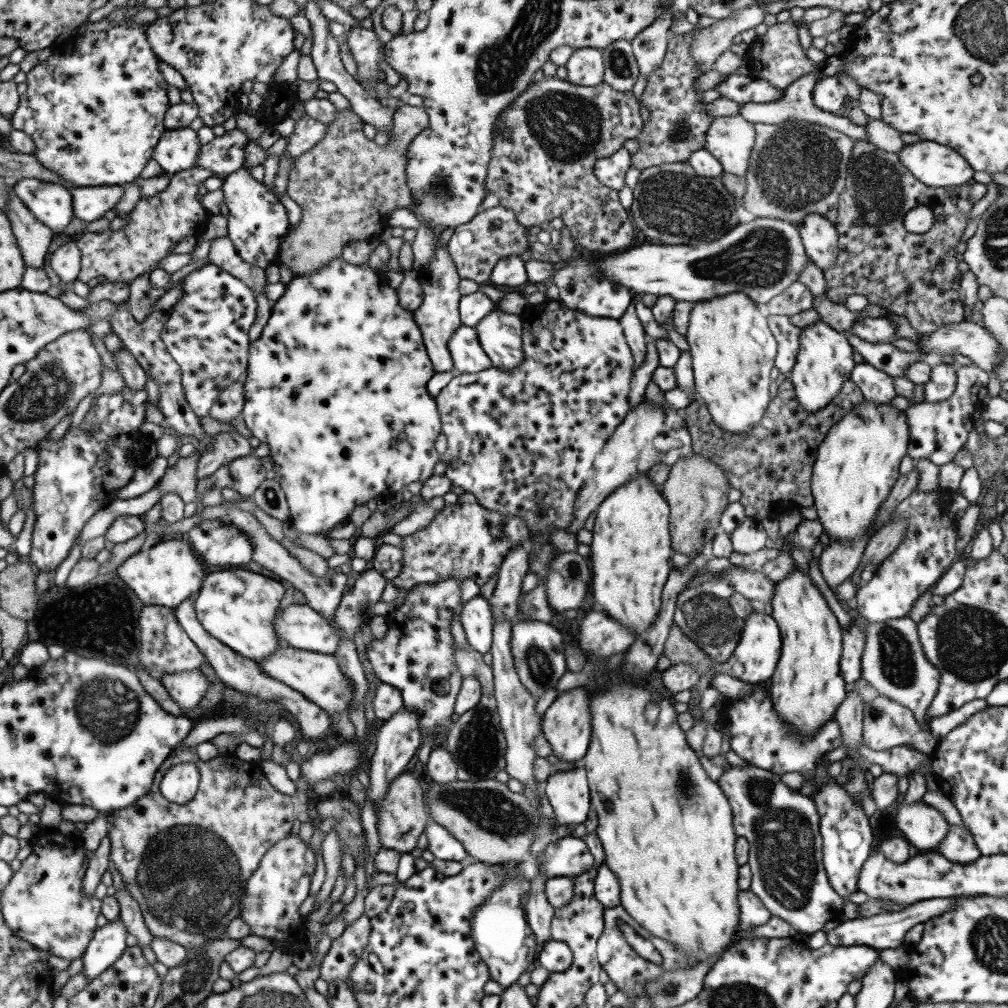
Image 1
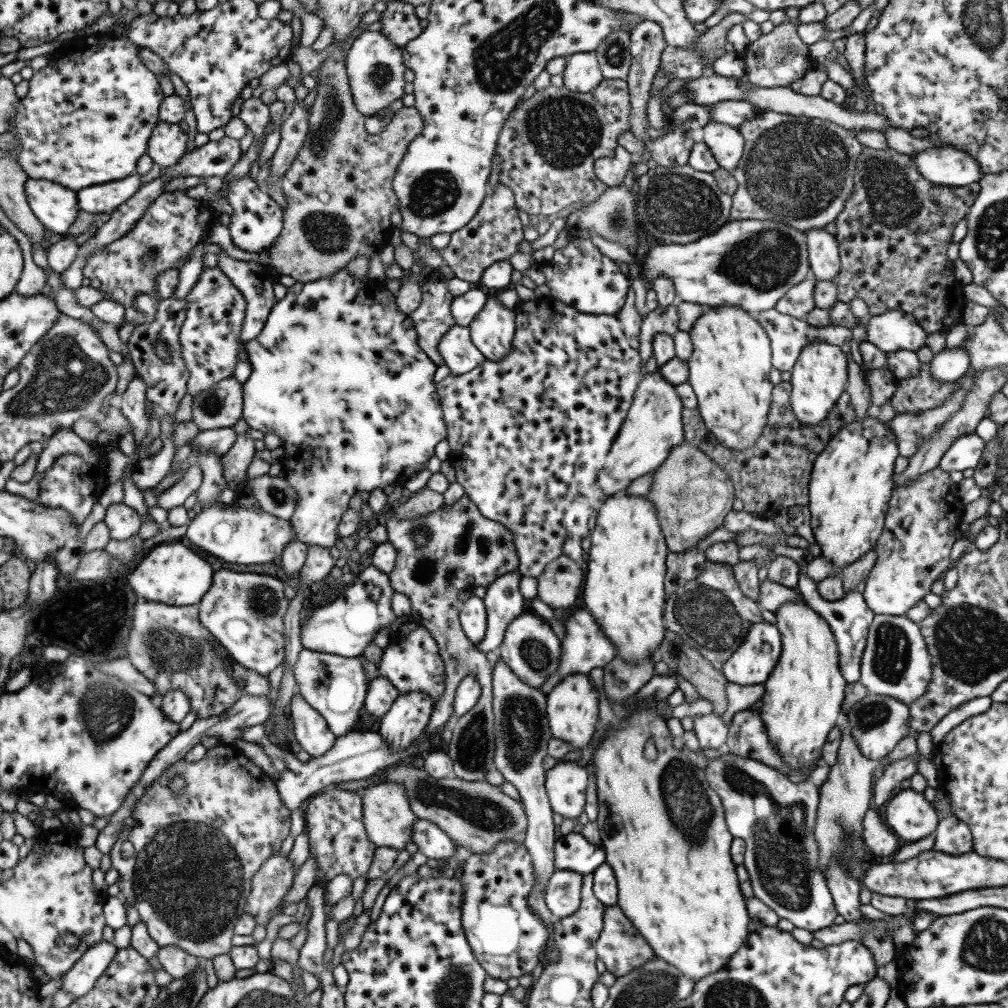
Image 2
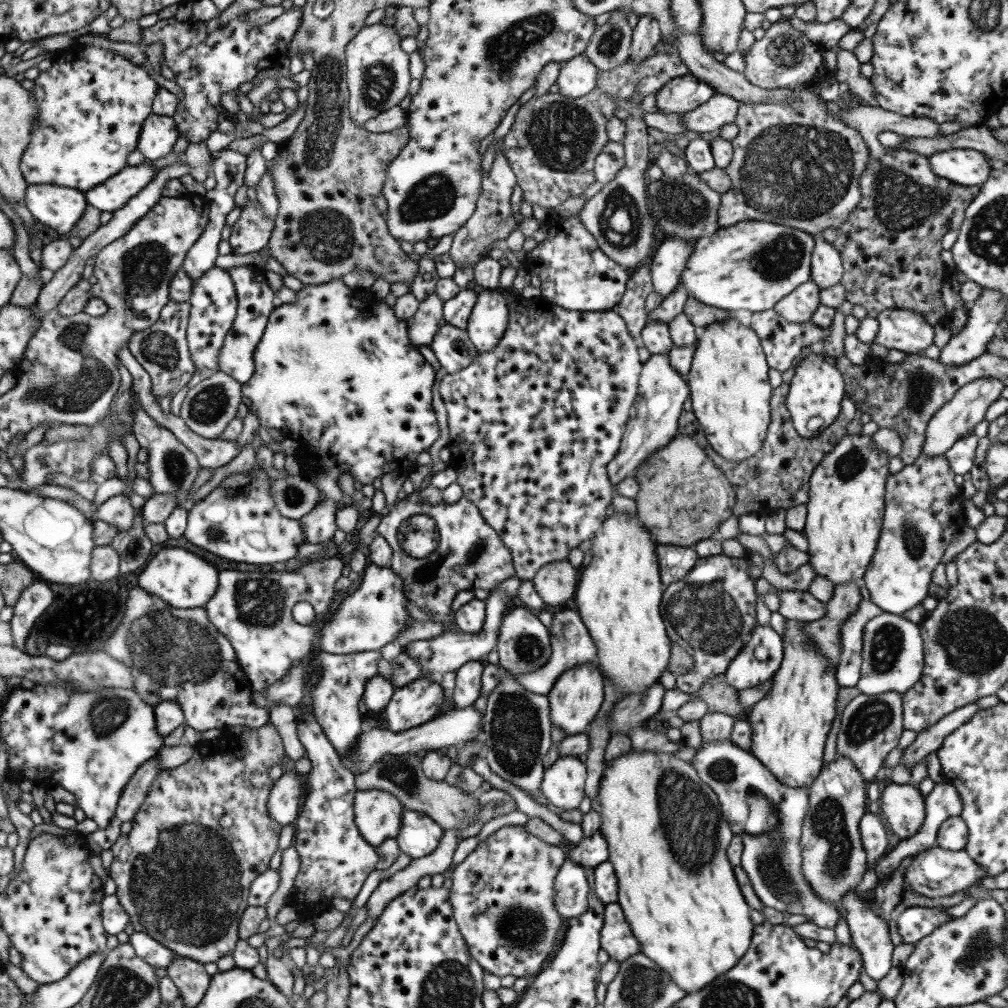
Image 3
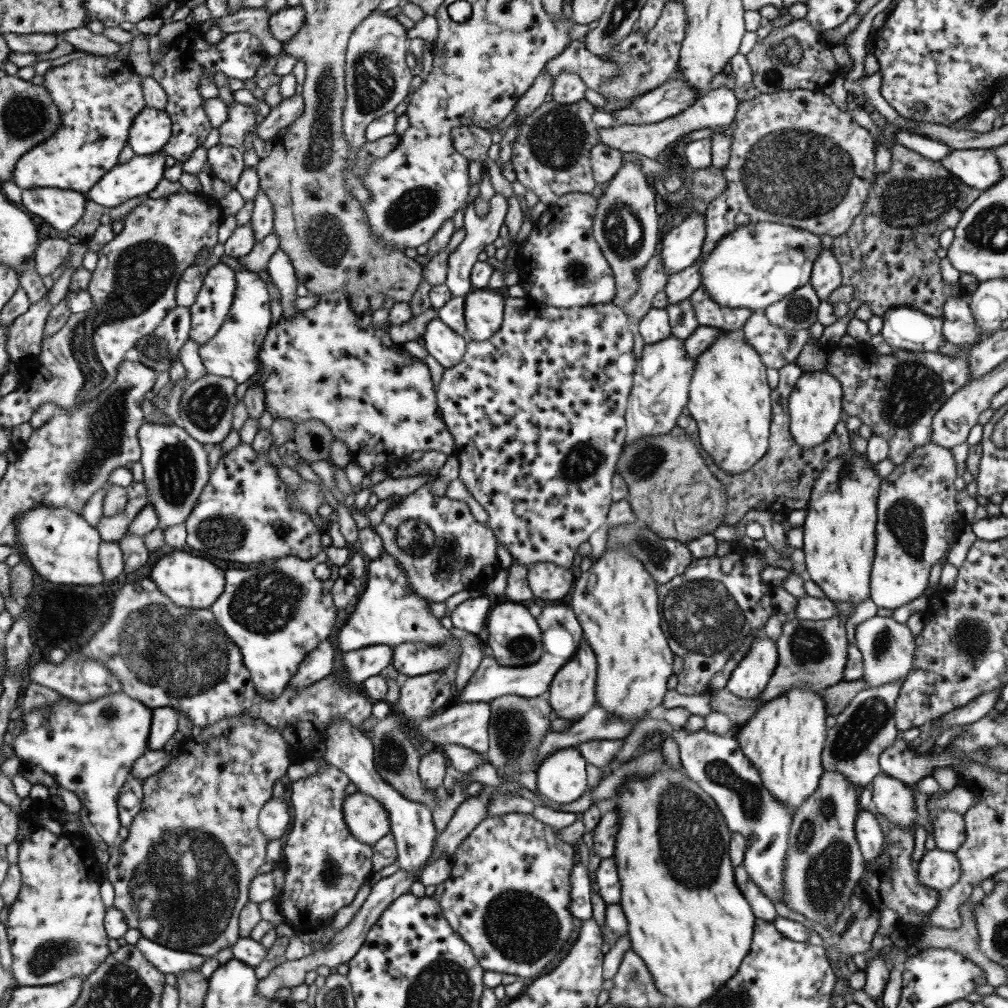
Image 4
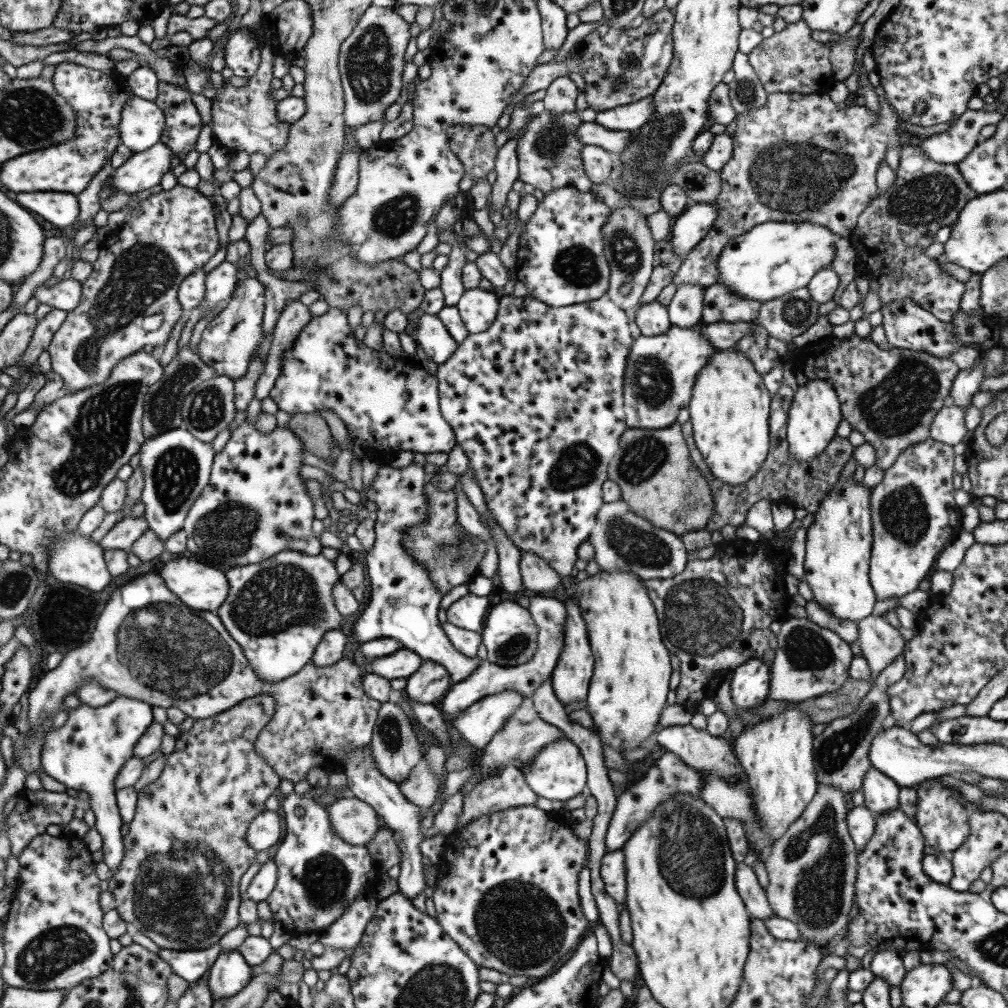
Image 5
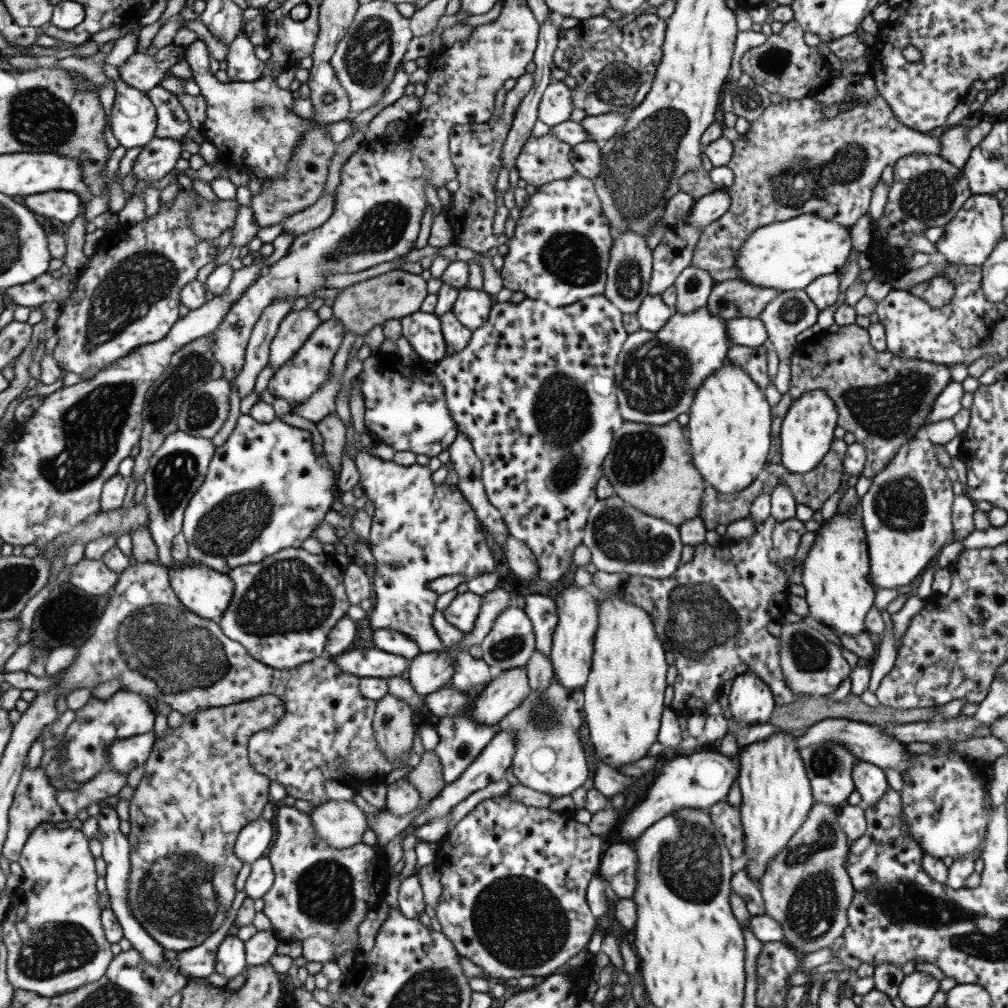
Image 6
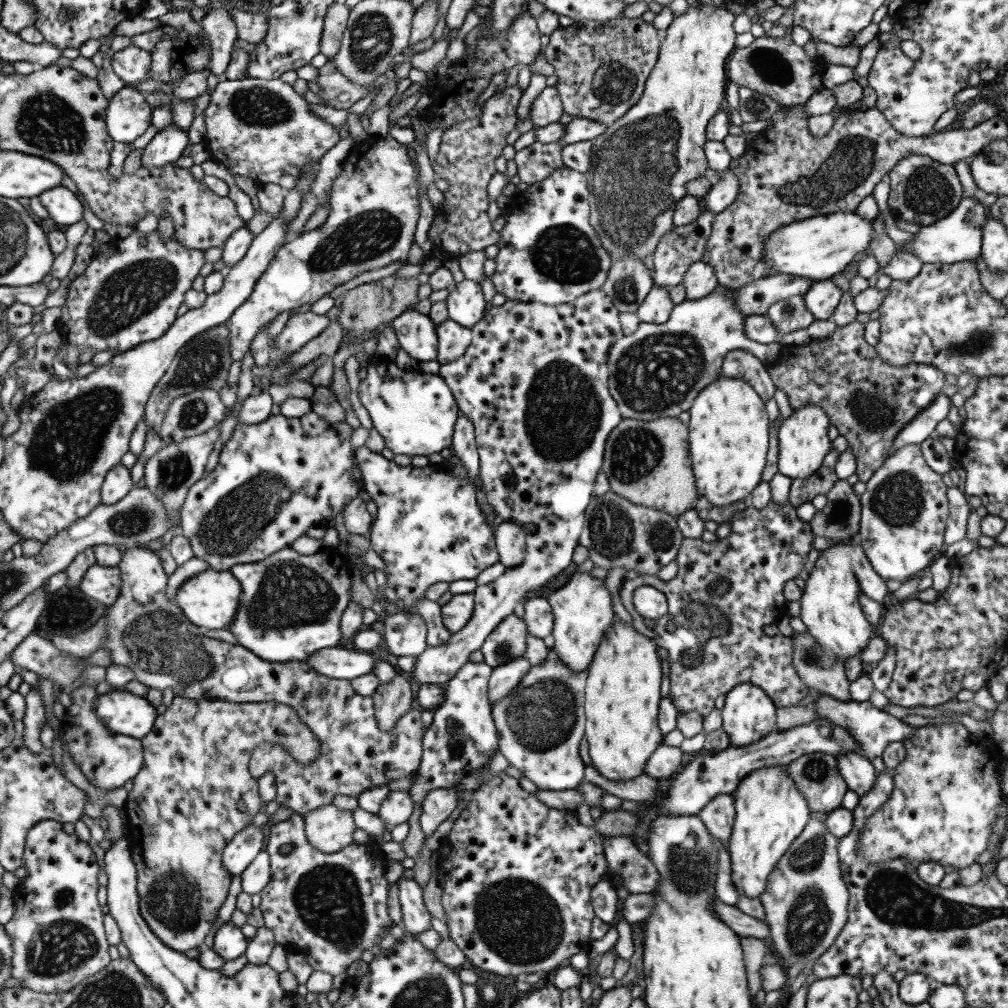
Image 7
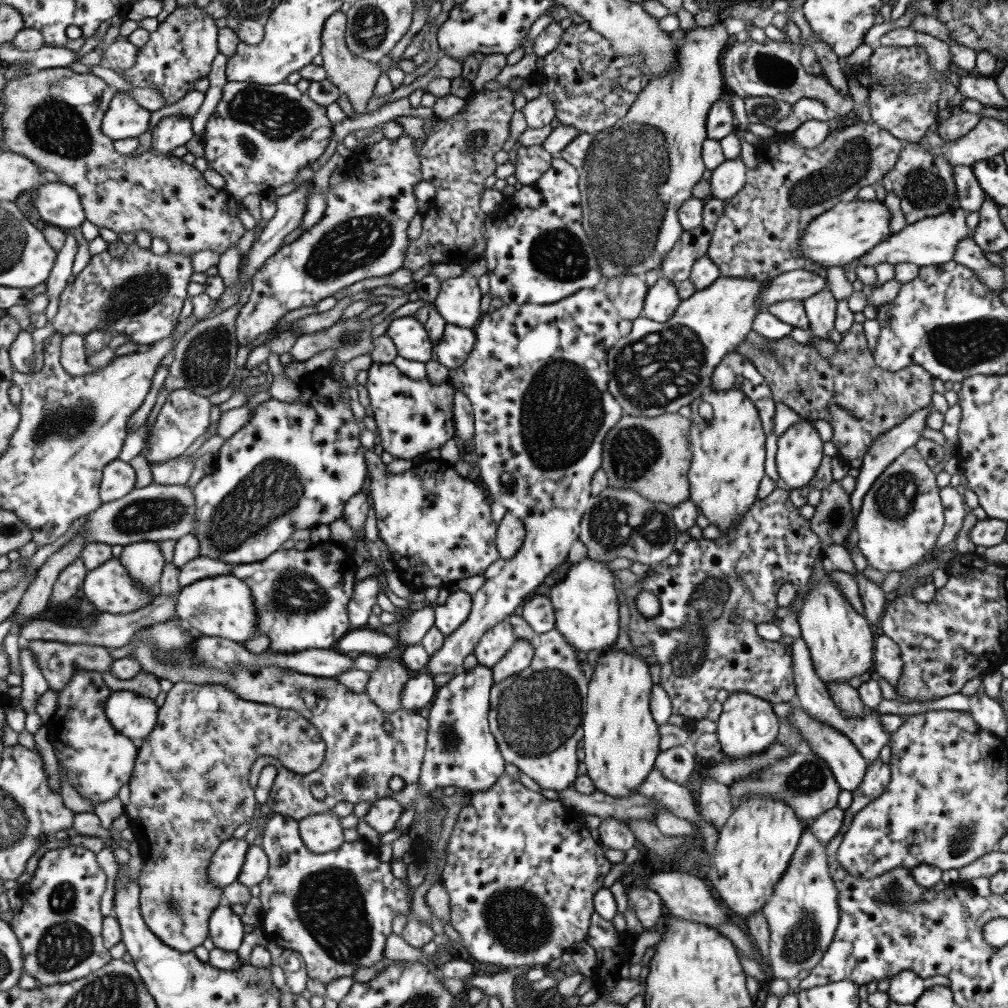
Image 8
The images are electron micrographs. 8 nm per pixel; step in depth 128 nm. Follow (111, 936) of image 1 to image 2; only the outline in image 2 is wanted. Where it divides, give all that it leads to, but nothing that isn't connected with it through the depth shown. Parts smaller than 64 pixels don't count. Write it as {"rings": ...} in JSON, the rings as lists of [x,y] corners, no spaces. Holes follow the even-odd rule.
{"rings":[[[101,940],[98,944],[85,949],[83,955],[63,974],[59,990],[72,994],[72,998],[81,998],[95,984],[95,981],[107,969],[117,948],[111,942]]]}

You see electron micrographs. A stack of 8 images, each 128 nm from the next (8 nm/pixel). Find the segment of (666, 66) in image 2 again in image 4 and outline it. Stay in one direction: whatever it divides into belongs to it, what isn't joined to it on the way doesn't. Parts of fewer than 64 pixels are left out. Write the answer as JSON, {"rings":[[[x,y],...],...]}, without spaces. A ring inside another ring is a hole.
{"rings":[[[573,41],[560,55],[545,63],[541,71],[547,71],[551,77],[563,71],[577,73],[589,90],[599,93],[603,80],[615,78],[621,74],[621,67],[613,61],[601,61],[584,48],[584,42]]]}

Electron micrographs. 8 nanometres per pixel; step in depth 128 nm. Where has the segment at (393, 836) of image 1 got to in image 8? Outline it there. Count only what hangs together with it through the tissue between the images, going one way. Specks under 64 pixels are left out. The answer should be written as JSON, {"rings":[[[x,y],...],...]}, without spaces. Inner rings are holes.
{"rings":[[[331,810],[306,816],[297,821],[298,833],[307,850],[323,854],[343,844],[343,829],[339,817]]]}

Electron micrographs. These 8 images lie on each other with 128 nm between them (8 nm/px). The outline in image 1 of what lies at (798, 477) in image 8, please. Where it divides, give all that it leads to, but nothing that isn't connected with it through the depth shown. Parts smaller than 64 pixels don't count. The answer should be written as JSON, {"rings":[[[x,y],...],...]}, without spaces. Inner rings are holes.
{"rings":[[[820,318],[803,327],[799,331],[799,348],[793,368],[790,370],[790,381],[793,385],[795,398],[799,401],[799,406],[809,413],[819,412],[819,409],[823,409],[839,392],[840,386],[848,379],[851,369],[856,364],[851,358],[853,358],[853,348],[849,345],[844,332],[833,329],[831,325],[827,325]]]}

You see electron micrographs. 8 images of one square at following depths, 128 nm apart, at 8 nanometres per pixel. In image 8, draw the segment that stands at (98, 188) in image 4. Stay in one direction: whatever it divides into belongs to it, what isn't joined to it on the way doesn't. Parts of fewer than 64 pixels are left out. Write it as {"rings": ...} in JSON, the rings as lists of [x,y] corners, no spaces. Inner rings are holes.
{"rings":[[[177,114],[161,118],[150,130],[150,146],[157,154],[171,154],[173,148],[183,146],[193,136],[190,119]]]}

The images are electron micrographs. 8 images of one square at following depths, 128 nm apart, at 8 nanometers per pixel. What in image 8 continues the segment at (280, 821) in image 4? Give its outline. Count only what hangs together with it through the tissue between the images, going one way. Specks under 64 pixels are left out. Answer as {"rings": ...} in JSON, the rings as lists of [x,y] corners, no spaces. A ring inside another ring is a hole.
{"rings":[[[231,837],[229,840],[221,842],[209,858],[207,879],[221,888],[235,882],[240,866],[243,866],[247,846],[243,837]]]}

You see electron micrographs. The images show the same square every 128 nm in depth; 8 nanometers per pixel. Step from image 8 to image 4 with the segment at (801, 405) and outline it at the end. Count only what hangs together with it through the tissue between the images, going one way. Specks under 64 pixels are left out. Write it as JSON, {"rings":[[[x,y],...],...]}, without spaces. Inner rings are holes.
{"rings":[[[857,342],[848,352],[839,346],[827,348],[827,364],[823,371],[833,375],[841,385],[841,408],[846,416],[857,416],[871,429],[871,434],[882,436],[889,443],[887,459],[899,465],[911,451],[931,440],[930,423],[933,414],[953,394],[969,381],[969,363],[963,357],[951,357],[933,352],[909,352],[895,350],[891,354],[879,354],[867,342]]]}

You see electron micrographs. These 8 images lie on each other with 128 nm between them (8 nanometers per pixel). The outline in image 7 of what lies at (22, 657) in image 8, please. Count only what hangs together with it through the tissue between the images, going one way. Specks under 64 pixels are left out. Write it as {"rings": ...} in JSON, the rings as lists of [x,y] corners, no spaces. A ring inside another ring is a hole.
{"rings":[[[37,682],[36,688],[38,691],[33,687],[29,688],[29,692],[24,696],[24,715],[21,719],[24,727],[22,744],[31,753],[44,751],[39,741],[41,726],[46,724],[41,695],[39,694],[39,682]]]}

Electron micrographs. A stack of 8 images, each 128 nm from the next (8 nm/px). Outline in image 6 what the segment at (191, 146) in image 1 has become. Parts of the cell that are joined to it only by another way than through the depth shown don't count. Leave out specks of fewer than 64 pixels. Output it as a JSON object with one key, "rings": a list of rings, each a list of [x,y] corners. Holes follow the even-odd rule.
{"rings":[[[103,63],[103,72],[107,78],[115,80],[115,100],[109,125],[118,145],[126,149],[145,146],[156,136],[155,108],[145,93],[118,78],[117,67]]]}

